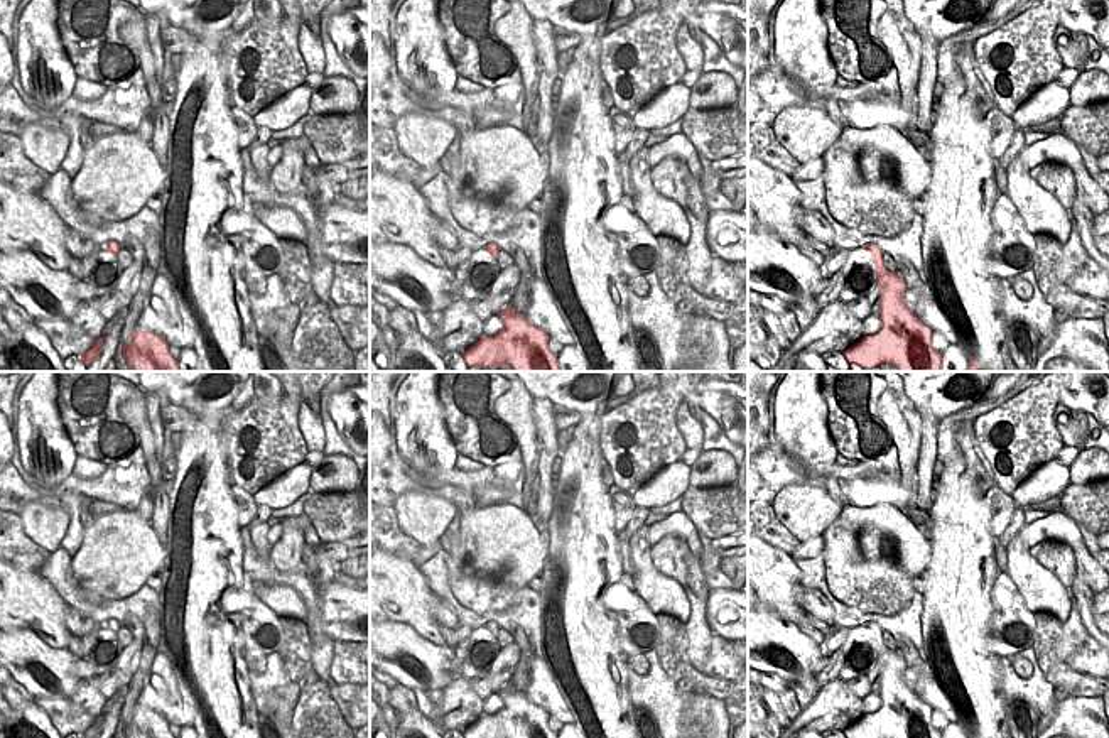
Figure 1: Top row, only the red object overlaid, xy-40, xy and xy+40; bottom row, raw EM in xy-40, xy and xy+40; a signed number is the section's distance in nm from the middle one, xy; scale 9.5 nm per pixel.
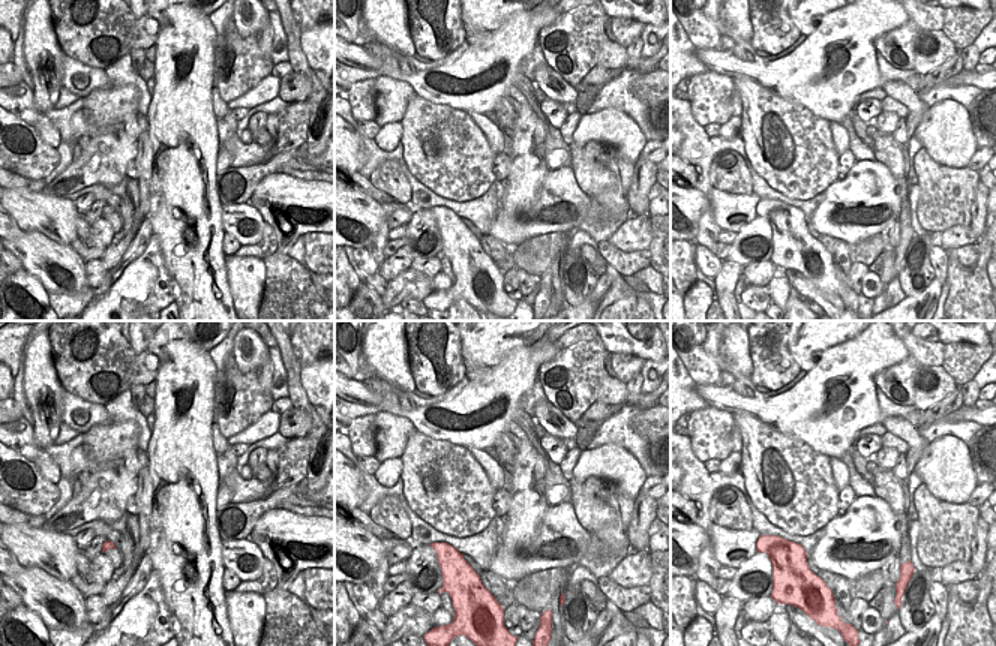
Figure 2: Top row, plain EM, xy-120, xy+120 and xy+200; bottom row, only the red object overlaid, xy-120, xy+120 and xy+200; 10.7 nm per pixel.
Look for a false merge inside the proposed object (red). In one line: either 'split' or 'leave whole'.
leave whole

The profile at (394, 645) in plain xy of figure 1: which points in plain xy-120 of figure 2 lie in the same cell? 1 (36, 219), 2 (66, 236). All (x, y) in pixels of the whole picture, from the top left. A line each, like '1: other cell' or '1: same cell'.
1: other cell
2: other cell

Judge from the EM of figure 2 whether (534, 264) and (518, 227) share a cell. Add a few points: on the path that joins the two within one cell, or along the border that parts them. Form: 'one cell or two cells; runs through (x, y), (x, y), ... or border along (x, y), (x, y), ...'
two cells; border along (558, 233), (537, 234), (515, 246)

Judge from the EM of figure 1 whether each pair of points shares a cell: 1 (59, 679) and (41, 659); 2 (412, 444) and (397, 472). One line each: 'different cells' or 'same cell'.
1: same cell
2: different cells

